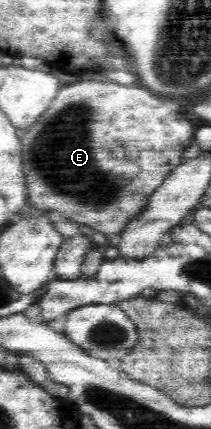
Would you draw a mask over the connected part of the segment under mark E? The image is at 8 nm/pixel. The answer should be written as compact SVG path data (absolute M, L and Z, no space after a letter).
M103 77L89 78L88 80L76 81L66 87L61 87L56 94L55 100L49 108L38 118L35 124L25 129L25 136L20 139L22 147L22 171L26 180L28 203L32 208L41 210L57 210L65 214L65 218L75 221L80 225L86 225L94 230L102 232L107 237L116 240L124 226L145 208L149 197L164 183L165 177L177 168L181 162L181 154L192 145L195 132L193 122L187 120L181 114L181 108L175 100L165 100L161 96L151 94L145 86L120 85L114 81L107 81Z

